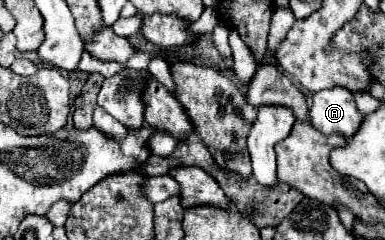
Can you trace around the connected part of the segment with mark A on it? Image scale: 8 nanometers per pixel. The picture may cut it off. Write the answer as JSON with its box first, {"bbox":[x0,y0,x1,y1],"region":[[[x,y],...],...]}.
{"bbox":[309,86,363,138],"region":[[[341,86],[313,94],[309,116],[311,124],[327,136],[341,134],[351,138],[363,122],[363,114],[355,104],[353,94]]]}

